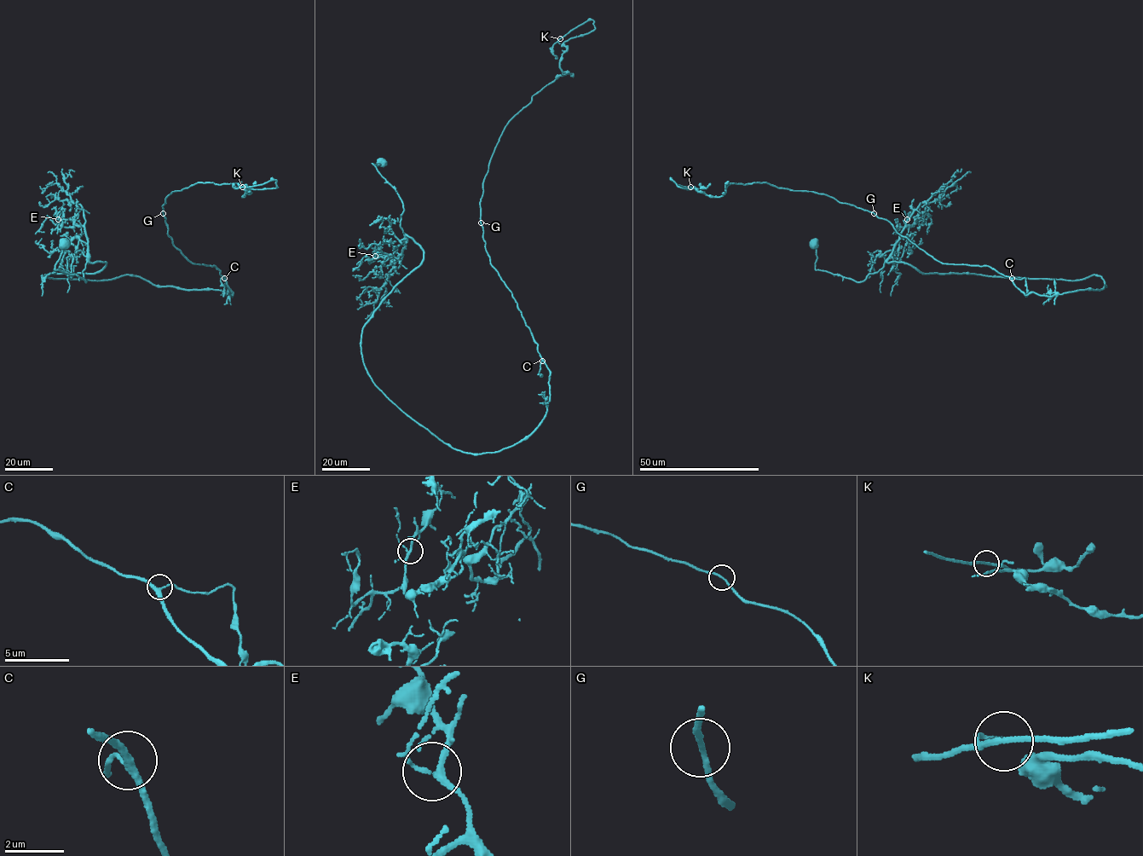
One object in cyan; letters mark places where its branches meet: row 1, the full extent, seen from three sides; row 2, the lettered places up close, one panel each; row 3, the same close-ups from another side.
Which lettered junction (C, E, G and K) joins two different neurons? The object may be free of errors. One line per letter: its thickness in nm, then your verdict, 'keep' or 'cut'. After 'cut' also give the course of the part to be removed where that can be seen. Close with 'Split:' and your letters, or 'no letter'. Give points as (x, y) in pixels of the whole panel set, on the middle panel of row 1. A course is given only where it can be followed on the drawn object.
C: calibre 240 nm; keep
E: calibre 170 nm; keep
G: calibre 150 nm; keep
K: calibre 160 nm; keep
Split: no letter

